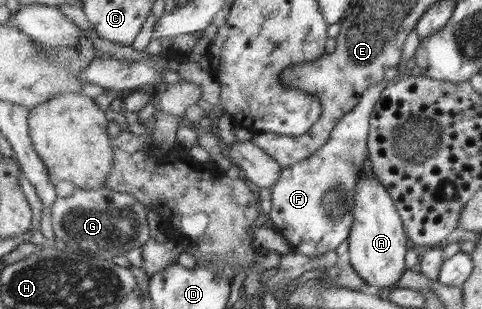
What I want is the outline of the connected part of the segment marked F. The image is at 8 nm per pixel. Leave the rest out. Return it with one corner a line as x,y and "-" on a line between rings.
384,79
361,92
360,98
350,112
345,112
336,122
326,142
310,156
279,170
276,182
271,186
271,206
268,209
273,229
290,244
291,250
307,257
324,254
328,250
338,250
338,244
346,240
352,222
351,208
355,197
355,184
363,165
367,165
366,140
369,117
380,91
384,88

